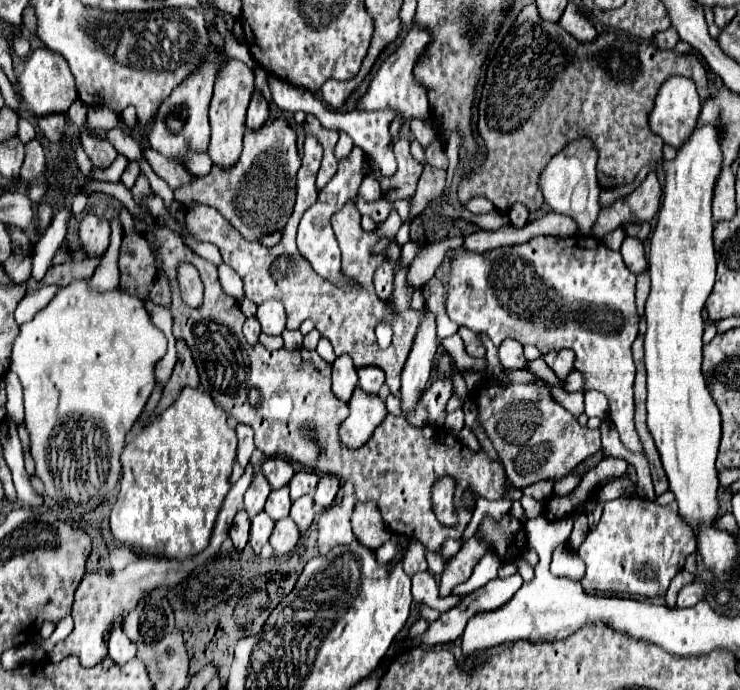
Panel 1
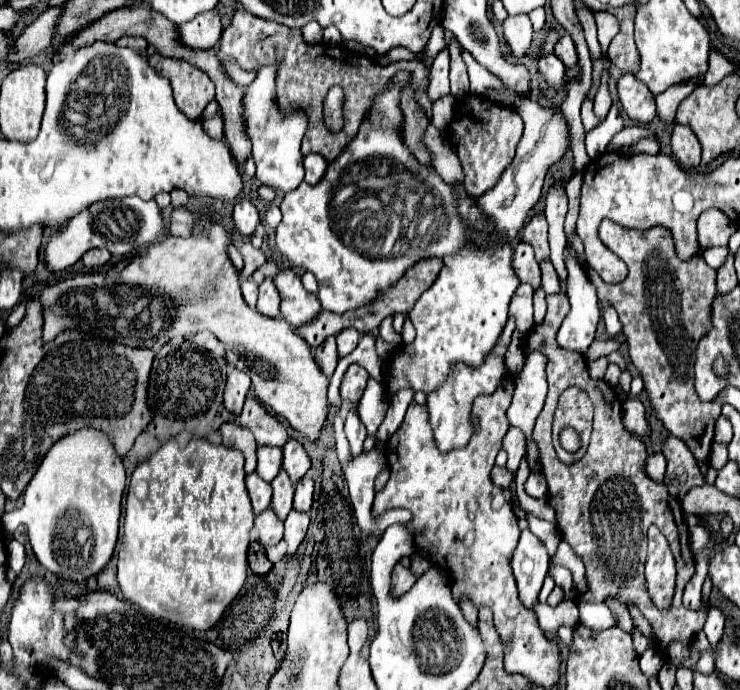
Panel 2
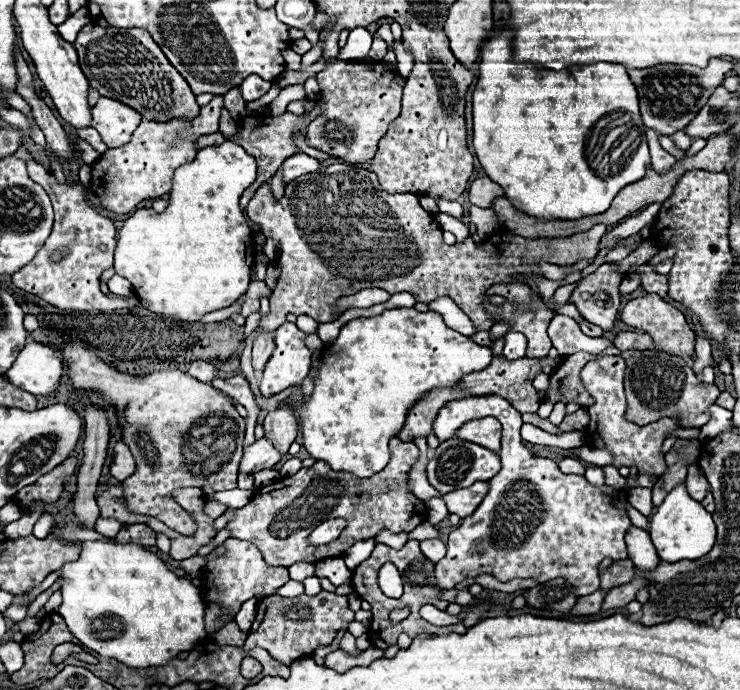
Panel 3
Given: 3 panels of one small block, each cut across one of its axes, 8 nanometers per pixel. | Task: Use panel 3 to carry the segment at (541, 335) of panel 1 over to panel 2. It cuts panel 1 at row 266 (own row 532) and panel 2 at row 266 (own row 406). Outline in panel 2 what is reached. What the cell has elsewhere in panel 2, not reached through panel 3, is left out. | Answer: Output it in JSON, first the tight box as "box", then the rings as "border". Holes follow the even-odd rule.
{"box":[386,244,520,396],"border":[[[466,244],[460,252],[448,254],[442,260],[444,266],[436,282],[418,298],[410,312],[412,324],[416,326],[414,344],[402,346],[402,350],[388,360],[386,384],[390,396],[406,384],[426,394],[436,390],[444,384],[450,364],[454,362],[480,366],[506,326],[510,300],[520,286],[512,266],[512,246],[502,244],[500,248],[488,246],[482,250]]]}

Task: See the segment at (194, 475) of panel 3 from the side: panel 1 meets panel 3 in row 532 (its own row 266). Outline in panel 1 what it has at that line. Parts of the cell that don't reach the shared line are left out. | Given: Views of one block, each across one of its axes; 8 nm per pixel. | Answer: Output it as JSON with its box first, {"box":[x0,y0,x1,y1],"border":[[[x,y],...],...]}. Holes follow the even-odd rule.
{"box":[178,264,204,308],"border":[[[184,264],[178,268],[178,282],[180,282],[182,300],[190,308],[200,308],[202,298],[204,298],[204,286],[202,286],[200,276],[196,274],[196,268],[192,264]]]}

